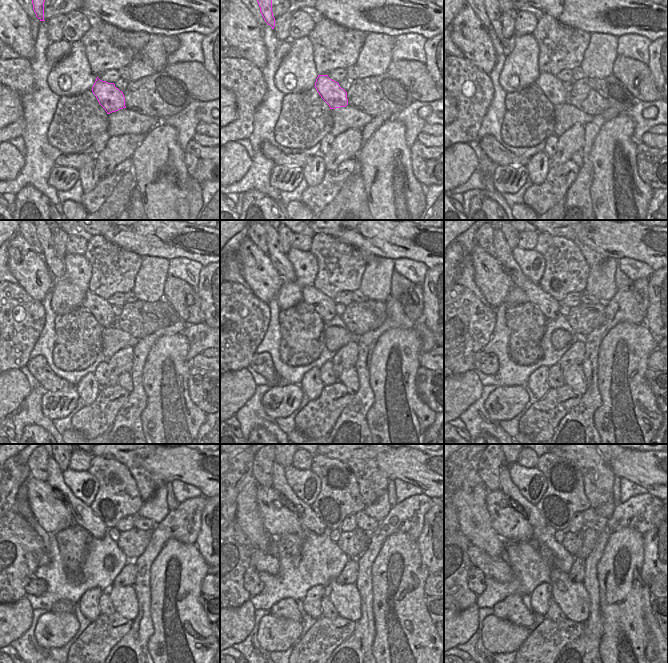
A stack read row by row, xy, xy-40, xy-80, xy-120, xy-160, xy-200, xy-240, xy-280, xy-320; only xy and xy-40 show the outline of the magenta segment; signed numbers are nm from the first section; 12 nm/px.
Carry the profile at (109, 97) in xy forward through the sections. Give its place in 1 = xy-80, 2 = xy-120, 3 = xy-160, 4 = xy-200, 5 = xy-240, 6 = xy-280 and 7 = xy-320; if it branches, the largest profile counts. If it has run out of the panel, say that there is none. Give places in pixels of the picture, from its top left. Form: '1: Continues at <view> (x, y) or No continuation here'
1: Continues at xy-80 (553, 89)
2: Continues at xy-120 (101, 309)
3: Continues at xy-160 (323, 305)
4: Continues at xy-200 (549, 307)
5: Continues at xy-240 (83, 516)
6: Continues at xy-280 (304, 512)
7: Continues at xy-320 (529, 511).

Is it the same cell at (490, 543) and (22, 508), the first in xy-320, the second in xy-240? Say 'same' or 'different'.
same

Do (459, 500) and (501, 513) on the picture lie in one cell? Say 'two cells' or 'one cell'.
two cells

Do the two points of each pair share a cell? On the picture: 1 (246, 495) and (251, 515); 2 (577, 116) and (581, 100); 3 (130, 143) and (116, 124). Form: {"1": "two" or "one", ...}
{"1": "one", "2": "two", "3": "two"}

